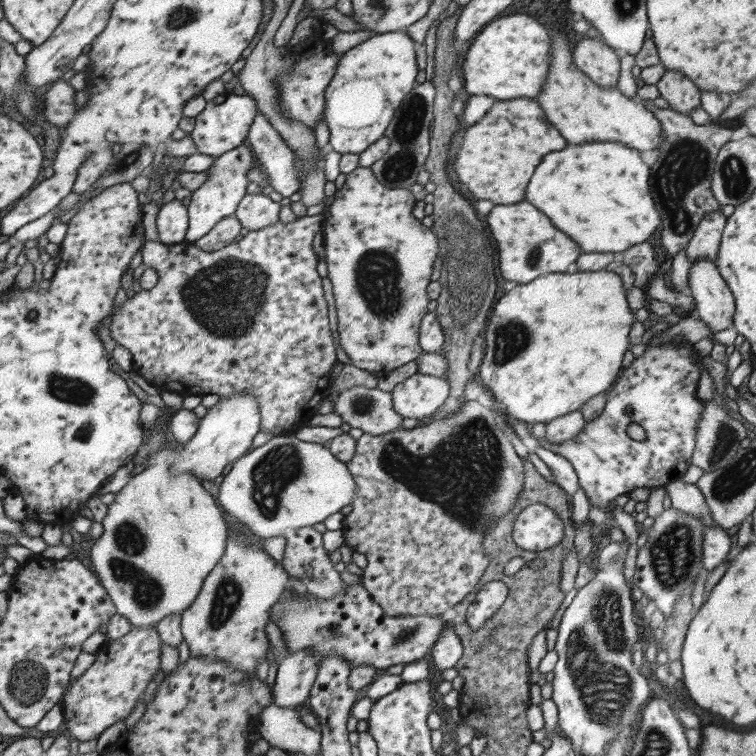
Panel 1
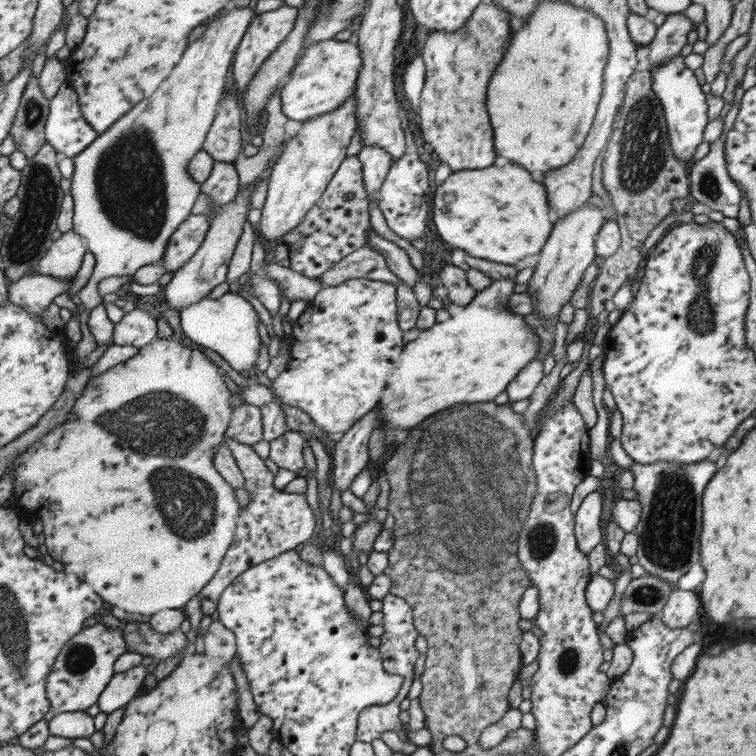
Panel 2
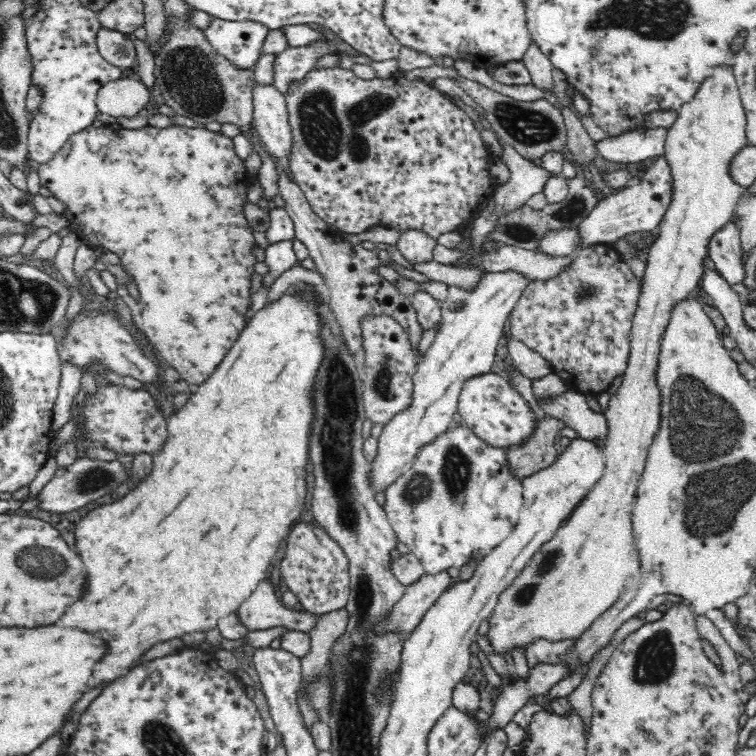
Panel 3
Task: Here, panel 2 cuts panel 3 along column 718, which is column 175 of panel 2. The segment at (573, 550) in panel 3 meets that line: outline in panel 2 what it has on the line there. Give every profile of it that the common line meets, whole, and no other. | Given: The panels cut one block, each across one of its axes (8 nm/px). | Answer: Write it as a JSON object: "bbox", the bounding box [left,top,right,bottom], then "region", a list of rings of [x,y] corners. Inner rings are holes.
{"bbox":[71,7,255,309],"region":[[[250,7],[232,8],[226,14],[218,12],[210,17],[206,30],[196,42],[188,44],[186,52],[154,94],[144,98],[113,126],[98,137],[74,159],[71,195],[74,198],[73,231],[86,239],[87,249],[96,258],[96,267],[87,285],[77,295],[84,308],[92,309],[101,301],[97,287],[102,278],[132,277],[142,266],[162,265],[170,236],[186,220],[201,194],[201,184],[188,173],[190,160],[202,151],[206,136],[215,119],[222,94],[225,93],[226,74],[255,11]]]}

